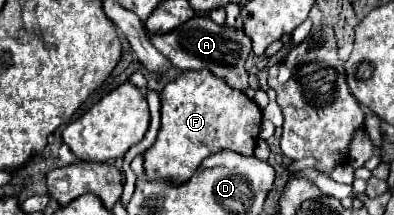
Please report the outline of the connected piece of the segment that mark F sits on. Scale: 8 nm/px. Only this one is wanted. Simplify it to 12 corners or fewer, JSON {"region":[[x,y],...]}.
{"region":[[210,70],[162,90],[148,180],[182,184],[254,152],[260,108]]}

